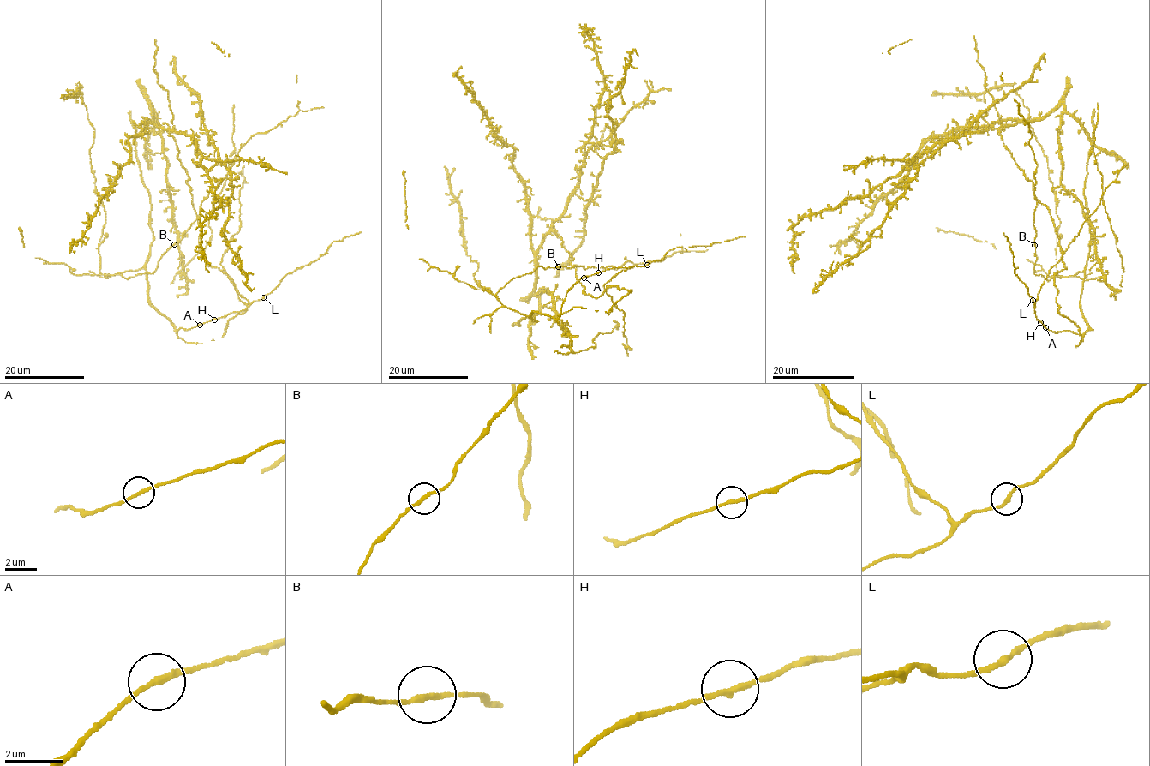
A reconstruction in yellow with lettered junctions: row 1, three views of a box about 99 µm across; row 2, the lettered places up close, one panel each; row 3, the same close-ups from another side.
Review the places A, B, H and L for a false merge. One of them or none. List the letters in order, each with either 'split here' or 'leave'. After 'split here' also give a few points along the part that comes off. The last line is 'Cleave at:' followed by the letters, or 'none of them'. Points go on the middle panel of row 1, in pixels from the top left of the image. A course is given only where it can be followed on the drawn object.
A: leave
B: leave
H: leave
L: leave
Cleave at: none of them

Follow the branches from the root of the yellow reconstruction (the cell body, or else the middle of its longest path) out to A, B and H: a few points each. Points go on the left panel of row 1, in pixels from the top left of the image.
A: (200, 243), (205, 261), (224, 271), (249, 304), (244, 309), (200, 325)
B: (200, 243), (249, 305), (177, 332), (152, 304), (144, 268), (111, 274), (152, 273), (175, 243)
H: (200, 243), (205, 261), (224, 271), (249, 304), (244, 309), (214, 320)

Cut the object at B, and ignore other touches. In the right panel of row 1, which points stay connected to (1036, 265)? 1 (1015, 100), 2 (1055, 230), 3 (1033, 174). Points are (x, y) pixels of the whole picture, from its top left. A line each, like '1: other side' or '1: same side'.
1: other side
2: same side
3: other side

